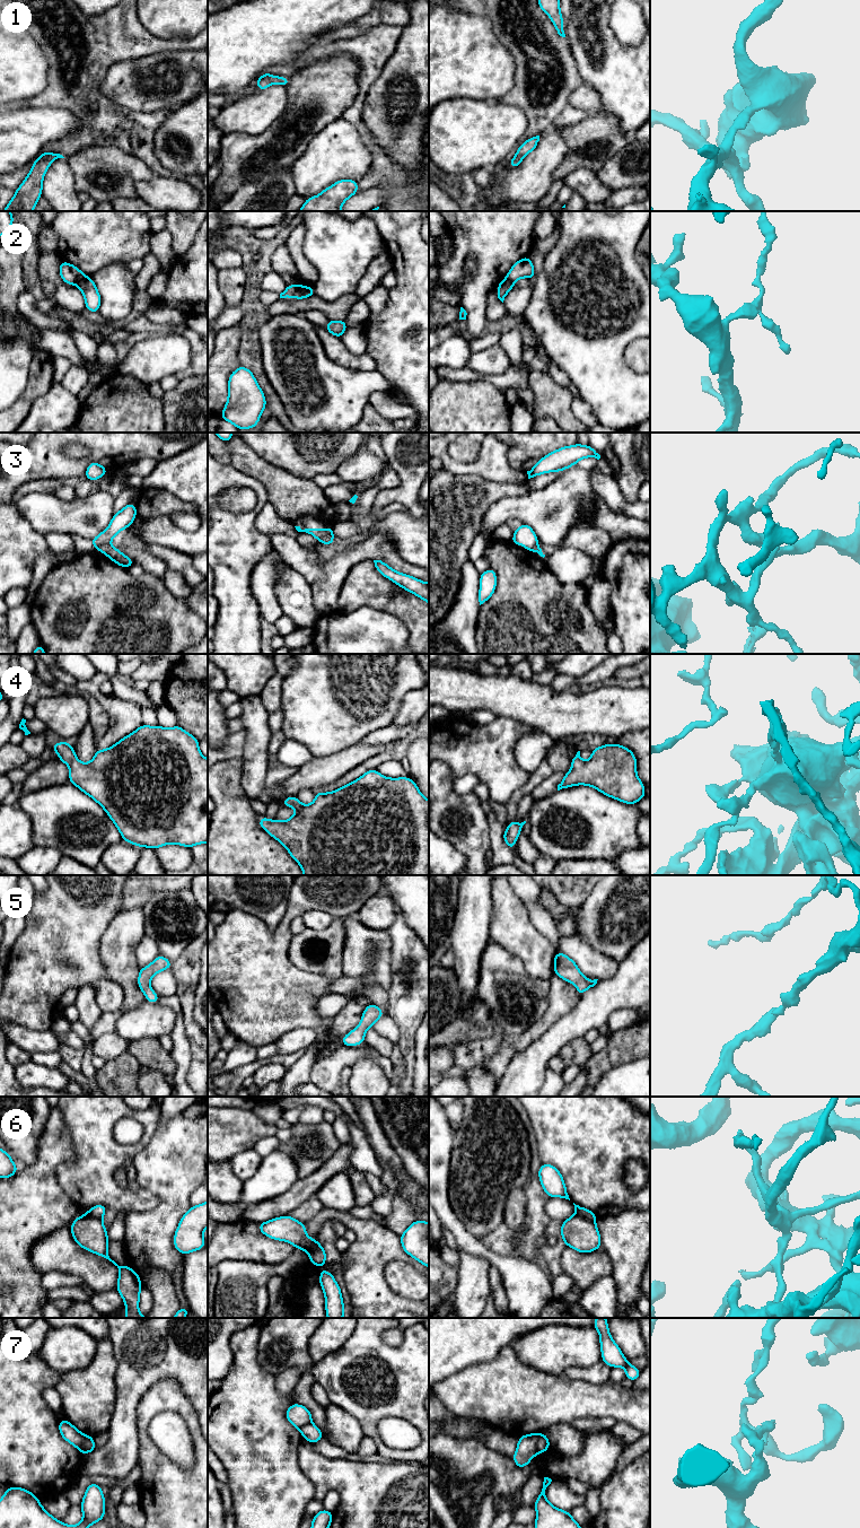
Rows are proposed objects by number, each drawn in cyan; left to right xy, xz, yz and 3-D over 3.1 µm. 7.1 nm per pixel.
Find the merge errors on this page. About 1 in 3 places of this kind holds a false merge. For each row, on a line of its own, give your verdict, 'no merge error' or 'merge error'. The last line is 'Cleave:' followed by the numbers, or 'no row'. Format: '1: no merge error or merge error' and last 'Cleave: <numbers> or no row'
1: no merge error
2: merge error
3: merge error
4: no merge error
5: no merge error
6: merge error
7: merge error
Cleave: 2, 3, 6, 7

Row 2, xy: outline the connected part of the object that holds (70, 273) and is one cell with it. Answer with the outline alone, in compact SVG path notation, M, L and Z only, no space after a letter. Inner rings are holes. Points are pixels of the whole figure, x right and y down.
M61 260L60 276L67 285L78 285L82 279L88 278L76 265Z

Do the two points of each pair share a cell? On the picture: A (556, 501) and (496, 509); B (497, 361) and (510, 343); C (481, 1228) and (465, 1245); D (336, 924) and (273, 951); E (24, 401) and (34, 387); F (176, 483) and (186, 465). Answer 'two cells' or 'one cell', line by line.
A: one cell
B: two cells
C: two cells
D: two cells
E: one cell
F: one cell

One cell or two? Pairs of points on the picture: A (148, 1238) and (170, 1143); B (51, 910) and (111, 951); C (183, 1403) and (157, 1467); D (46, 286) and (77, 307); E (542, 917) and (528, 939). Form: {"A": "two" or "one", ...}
{"A": "one", "B": "two", "C": "one", "D": "two", "E": "two"}

